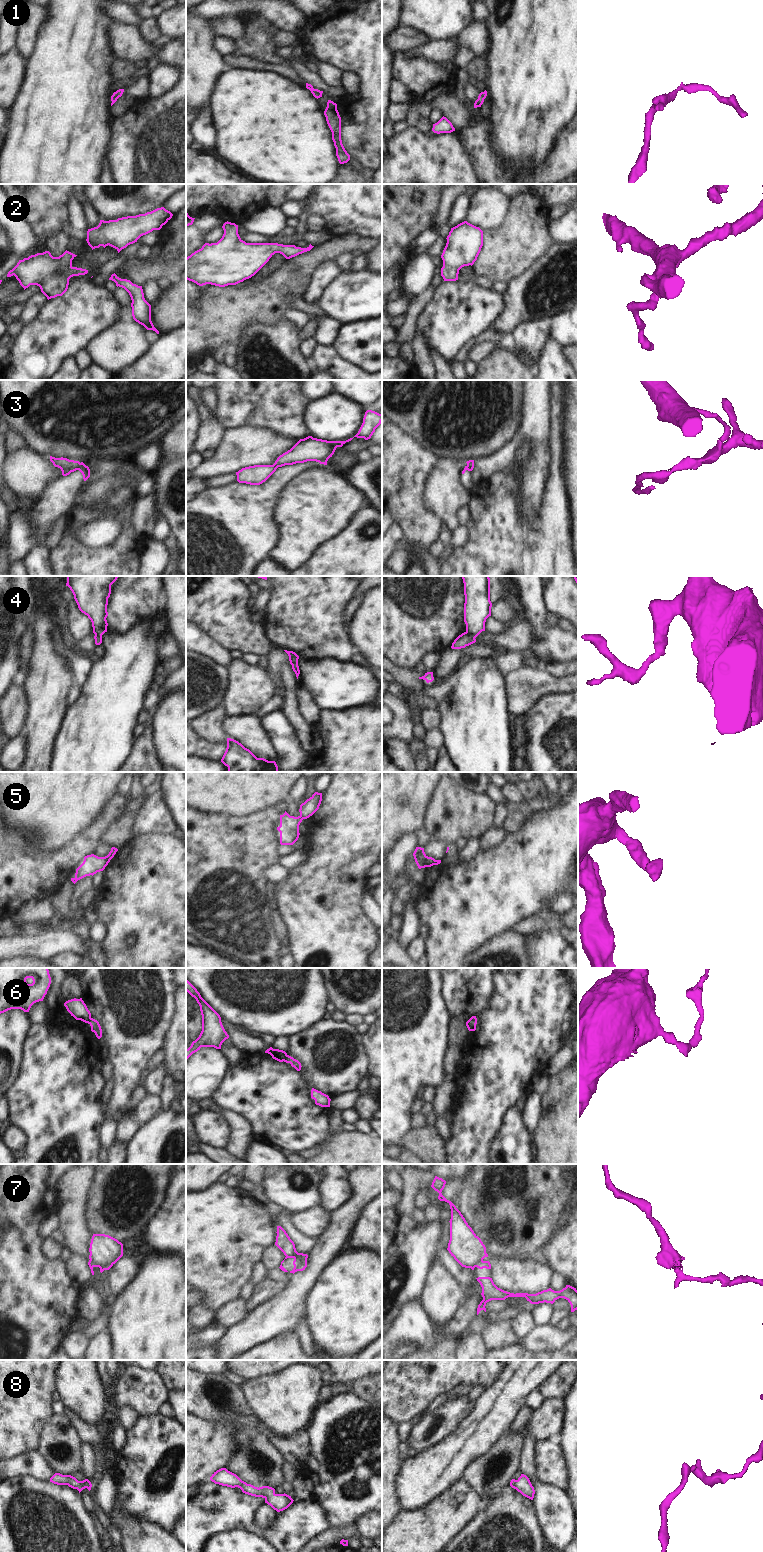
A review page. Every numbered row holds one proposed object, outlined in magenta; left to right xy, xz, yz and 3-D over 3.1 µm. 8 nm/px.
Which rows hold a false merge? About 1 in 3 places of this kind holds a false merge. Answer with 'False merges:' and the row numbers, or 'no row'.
False merges: 3, 4, 5, 6, 7.

